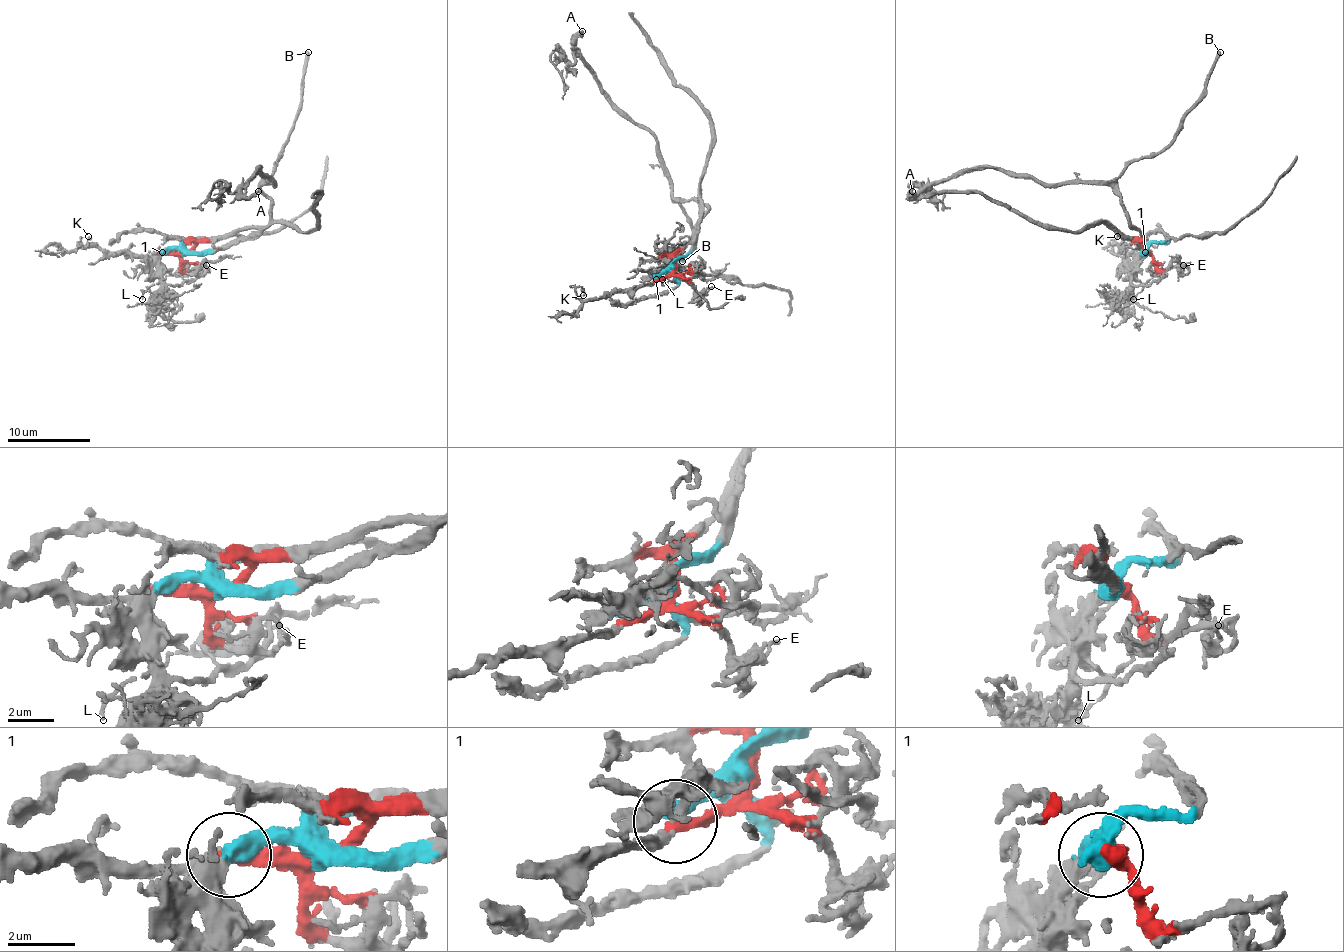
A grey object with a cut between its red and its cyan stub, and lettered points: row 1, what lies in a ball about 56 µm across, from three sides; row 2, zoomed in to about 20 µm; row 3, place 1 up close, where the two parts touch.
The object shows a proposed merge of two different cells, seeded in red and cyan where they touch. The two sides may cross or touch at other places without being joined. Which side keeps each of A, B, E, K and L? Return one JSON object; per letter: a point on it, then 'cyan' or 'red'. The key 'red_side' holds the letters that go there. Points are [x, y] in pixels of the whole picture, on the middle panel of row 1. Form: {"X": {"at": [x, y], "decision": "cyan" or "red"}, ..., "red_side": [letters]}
{"A": {"at": [582, 31], "decision": "red"}, "B": {"at": [682, 261], "decision": "red"}, "E": {"at": [711, 286], "decision": "red"}, "K": {"at": [583, 295], "decision": "red"}, "L": {"at": [662, 279], "decision": "cyan"}, "red_side": ["A", "B", "E", "K"]}

